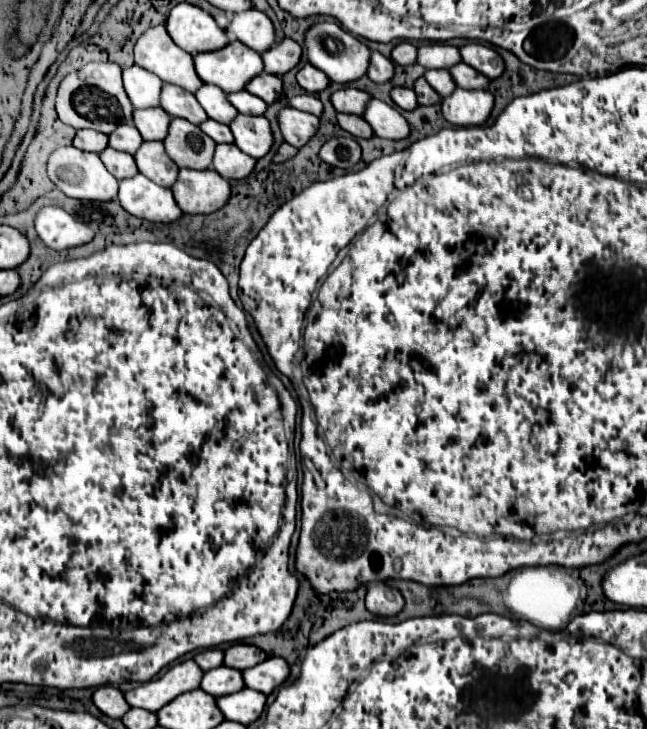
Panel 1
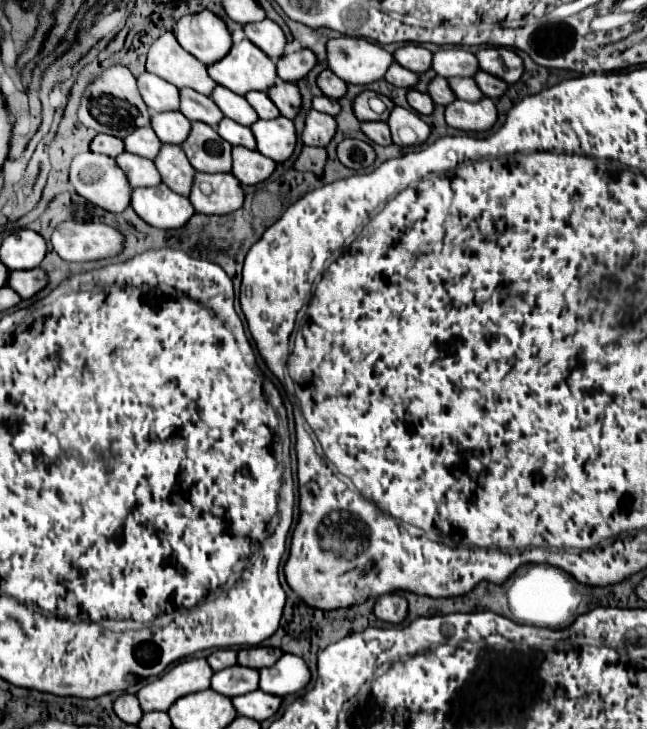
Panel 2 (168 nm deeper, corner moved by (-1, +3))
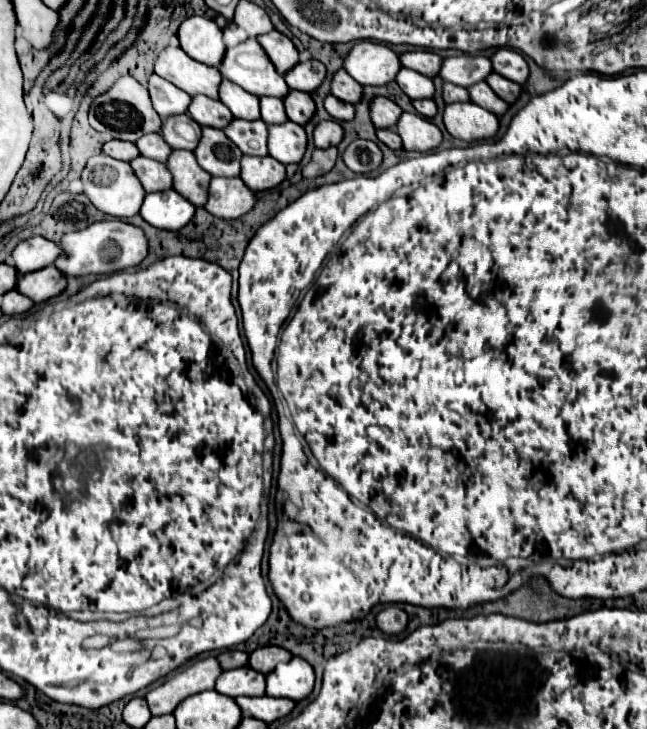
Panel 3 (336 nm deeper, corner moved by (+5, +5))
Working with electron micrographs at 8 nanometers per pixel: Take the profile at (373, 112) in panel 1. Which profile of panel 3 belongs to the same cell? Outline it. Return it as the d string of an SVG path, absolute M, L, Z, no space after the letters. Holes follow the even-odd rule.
M403 112L397 120L395 130L401 136L405 150L425 152L439 146L441 142L441 130L431 120L421 118L419 114Z

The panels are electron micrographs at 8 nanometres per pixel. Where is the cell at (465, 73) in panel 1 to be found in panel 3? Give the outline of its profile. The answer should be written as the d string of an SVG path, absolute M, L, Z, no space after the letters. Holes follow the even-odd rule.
M491 72L491 74L485 78L485 82L487 82L489 88L491 88L501 100L505 100L507 104L513 104L513 102L517 100L517 96L521 94L521 86L519 86L519 84L511 82L511 80L495 74L495 72Z

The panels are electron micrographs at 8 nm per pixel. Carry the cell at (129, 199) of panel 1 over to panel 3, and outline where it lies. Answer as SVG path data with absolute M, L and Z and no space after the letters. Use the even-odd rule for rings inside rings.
M173 188L145 194L141 218L161 230L181 230L195 214L195 206Z

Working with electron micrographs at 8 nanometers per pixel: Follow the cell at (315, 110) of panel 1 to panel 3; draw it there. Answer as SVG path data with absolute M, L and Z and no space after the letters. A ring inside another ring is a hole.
M331 94L325 98L325 110L327 110L335 120L351 120L351 118L353 118L353 112L355 112L353 104L341 102L341 100L337 100L337 98L331 96Z

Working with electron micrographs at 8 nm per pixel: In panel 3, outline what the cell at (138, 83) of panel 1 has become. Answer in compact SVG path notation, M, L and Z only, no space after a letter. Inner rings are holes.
M151 74L147 80L147 90L153 102L155 112L165 118L171 114L185 114L191 96L183 90L179 90L177 86L173 86L171 82L163 80L157 74Z

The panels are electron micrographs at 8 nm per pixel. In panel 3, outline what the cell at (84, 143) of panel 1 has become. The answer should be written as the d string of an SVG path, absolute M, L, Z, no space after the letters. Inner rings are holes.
M109 140L103 144L103 152L111 158L117 160L133 160L135 156L139 156L137 148L133 142L121 142L121 140Z

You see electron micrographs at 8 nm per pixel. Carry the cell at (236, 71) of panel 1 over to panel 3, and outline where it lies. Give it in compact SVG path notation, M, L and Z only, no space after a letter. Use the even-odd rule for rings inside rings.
M247 38L245 42L227 48L219 72L225 80L231 80L255 96L283 98L285 92L289 92L283 76L277 74L255 38Z

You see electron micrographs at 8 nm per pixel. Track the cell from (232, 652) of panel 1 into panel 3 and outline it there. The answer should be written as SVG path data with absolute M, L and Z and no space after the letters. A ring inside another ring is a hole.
M263 646L263 648L257 648L249 654L249 666L255 668L257 672L271 672L279 662L287 662L293 654L287 652L285 648L279 648L279 646Z

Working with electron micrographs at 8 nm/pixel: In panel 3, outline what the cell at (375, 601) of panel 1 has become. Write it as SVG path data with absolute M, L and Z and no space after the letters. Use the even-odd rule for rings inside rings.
M387 606L377 614L377 626L385 632L385 634L399 634L405 630L407 626L407 614L397 608L397 606Z

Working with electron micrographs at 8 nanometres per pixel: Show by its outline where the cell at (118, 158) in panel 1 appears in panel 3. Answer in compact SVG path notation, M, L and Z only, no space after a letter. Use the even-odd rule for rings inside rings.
M137 156L129 164L131 164L135 176L139 178L141 186L145 188L145 192L161 192L165 188L171 188L173 178L163 162Z

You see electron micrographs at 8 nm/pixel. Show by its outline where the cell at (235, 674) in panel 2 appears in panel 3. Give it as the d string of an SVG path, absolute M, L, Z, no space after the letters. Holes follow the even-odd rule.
M243 666L235 670L223 670L217 678L215 690L219 694L237 698L237 696L263 696L265 694L265 674Z

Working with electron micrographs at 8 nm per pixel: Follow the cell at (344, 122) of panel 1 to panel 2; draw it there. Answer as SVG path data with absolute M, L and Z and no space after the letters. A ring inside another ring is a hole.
M363 122L361 128L363 128L363 132L365 132L375 144L381 144L381 146L393 144L389 126L387 126L385 122Z

